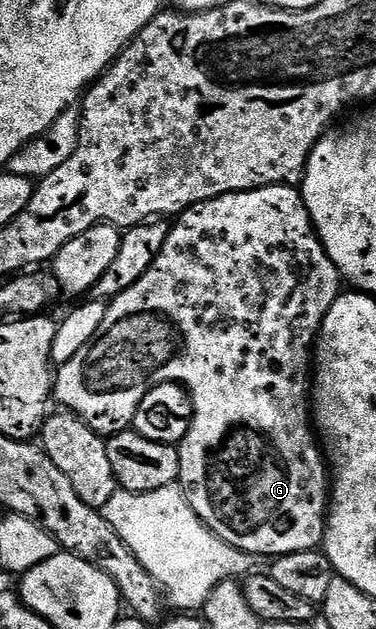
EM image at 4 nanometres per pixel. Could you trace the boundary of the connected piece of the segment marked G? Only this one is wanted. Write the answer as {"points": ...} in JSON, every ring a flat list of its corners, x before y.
{"points":[[294,185,262,186,259,190,242,190,236,194,222,194,208,202,190,206,174,219,168,229,167,239,153,264,130,286,110,299,105,320,99,330,73,360,62,363,53,378,53,398,62,409,70,410,82,422,89,424,99,434,110,436,128,429,142,398,157,385,166,382,179,383,191,398,193,416,188,434,178,445,179,487,189,500,193,512,214,534,221,536,225,546,243,550,248,556,264,554,267,560,274,560,280,554,314,550,322,543,323,531,327,529,329,509,329,467,313,429,313,410,309,405,309,391,313,386,313,351,319,337,319,329,331,305,341,293,339,269,329,260,321,244,302,193]]}

